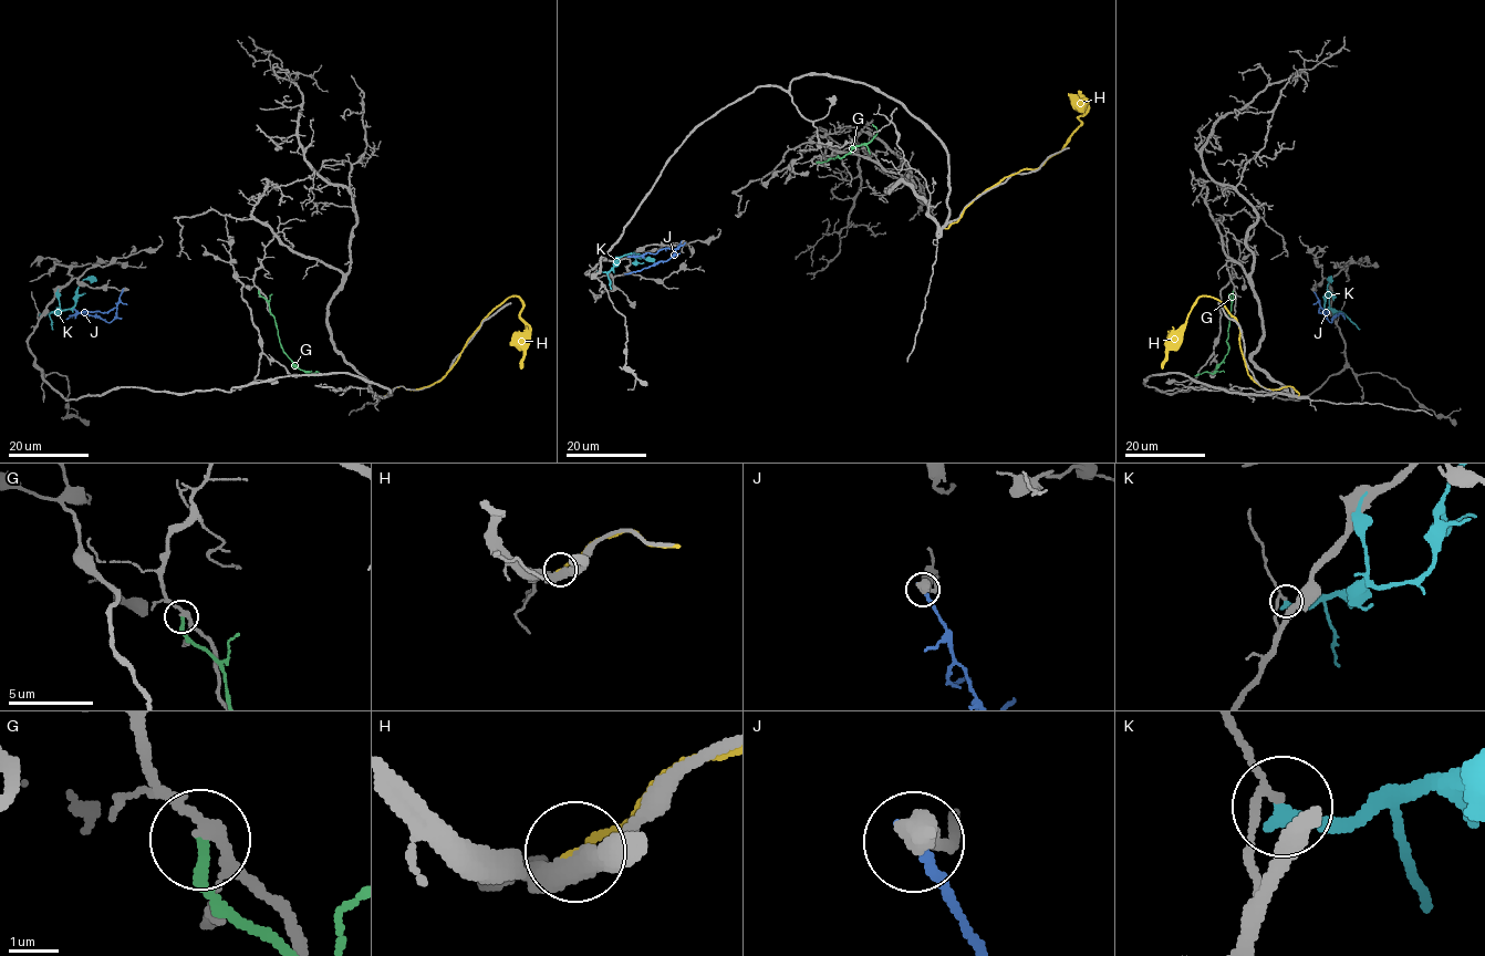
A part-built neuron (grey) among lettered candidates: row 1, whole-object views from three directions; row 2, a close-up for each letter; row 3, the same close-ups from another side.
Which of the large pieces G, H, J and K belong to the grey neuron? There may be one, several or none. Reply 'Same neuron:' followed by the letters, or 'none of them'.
Same neuron: none of them

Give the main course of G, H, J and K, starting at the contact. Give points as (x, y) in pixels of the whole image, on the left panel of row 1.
G: (259, 290), (268, 302), (284, 353), (299, 369), (319, 373), (314, 375)
H: (385, 395), (400, 386), (419, 388), (439, 381), (480, 322), (508, 297), (517, 295), (522, 304), (520, 369)
J: (122, 290), (115, 317), (110, 322), (84, 313), (65, 319)
K: (40, 313), (70, 309), (75, 304), (78, 286), (86, 279), (96, 280)

